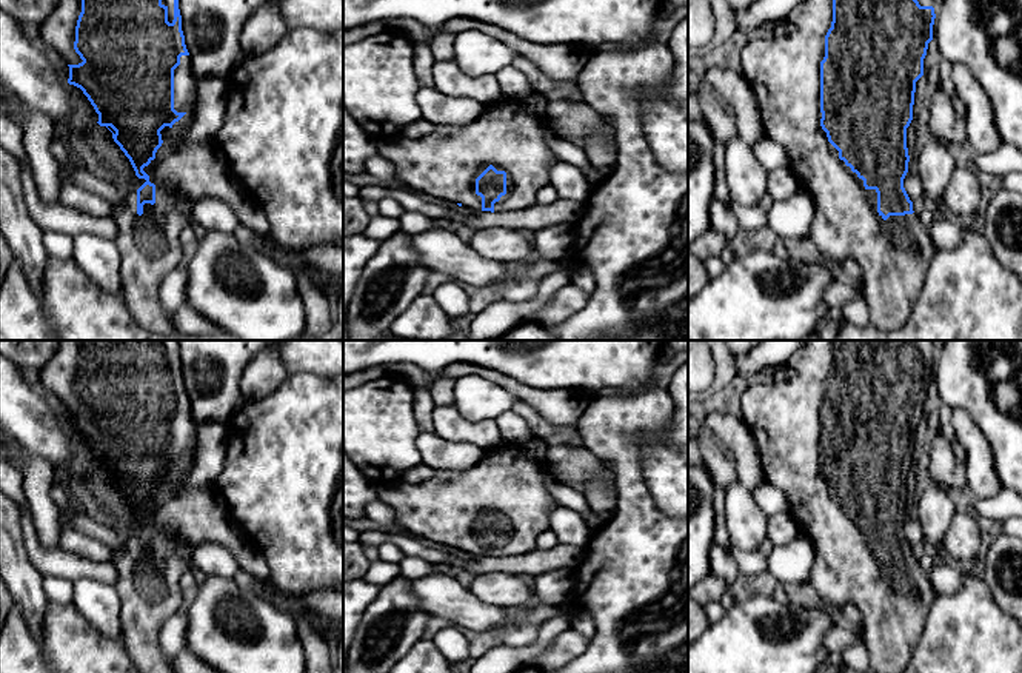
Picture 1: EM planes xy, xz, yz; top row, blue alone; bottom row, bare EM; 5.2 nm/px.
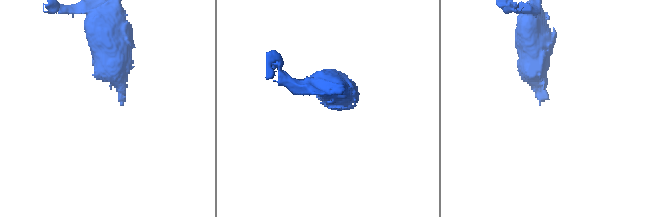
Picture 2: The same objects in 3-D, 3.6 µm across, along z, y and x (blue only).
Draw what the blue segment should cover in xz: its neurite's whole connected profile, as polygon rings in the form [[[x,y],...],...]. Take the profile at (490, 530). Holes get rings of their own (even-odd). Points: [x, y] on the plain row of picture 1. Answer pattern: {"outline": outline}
{"outline": [[[520,444],[488,448],[469,470],[440,470],[422,484],[380,484],[377,499],[396,511],[399,531],[466,551],[471,556],[520,556],[536,548],[540,533],[549,530],[549,513],[557,505],[545,485],[548,464],[537,460]]]}

